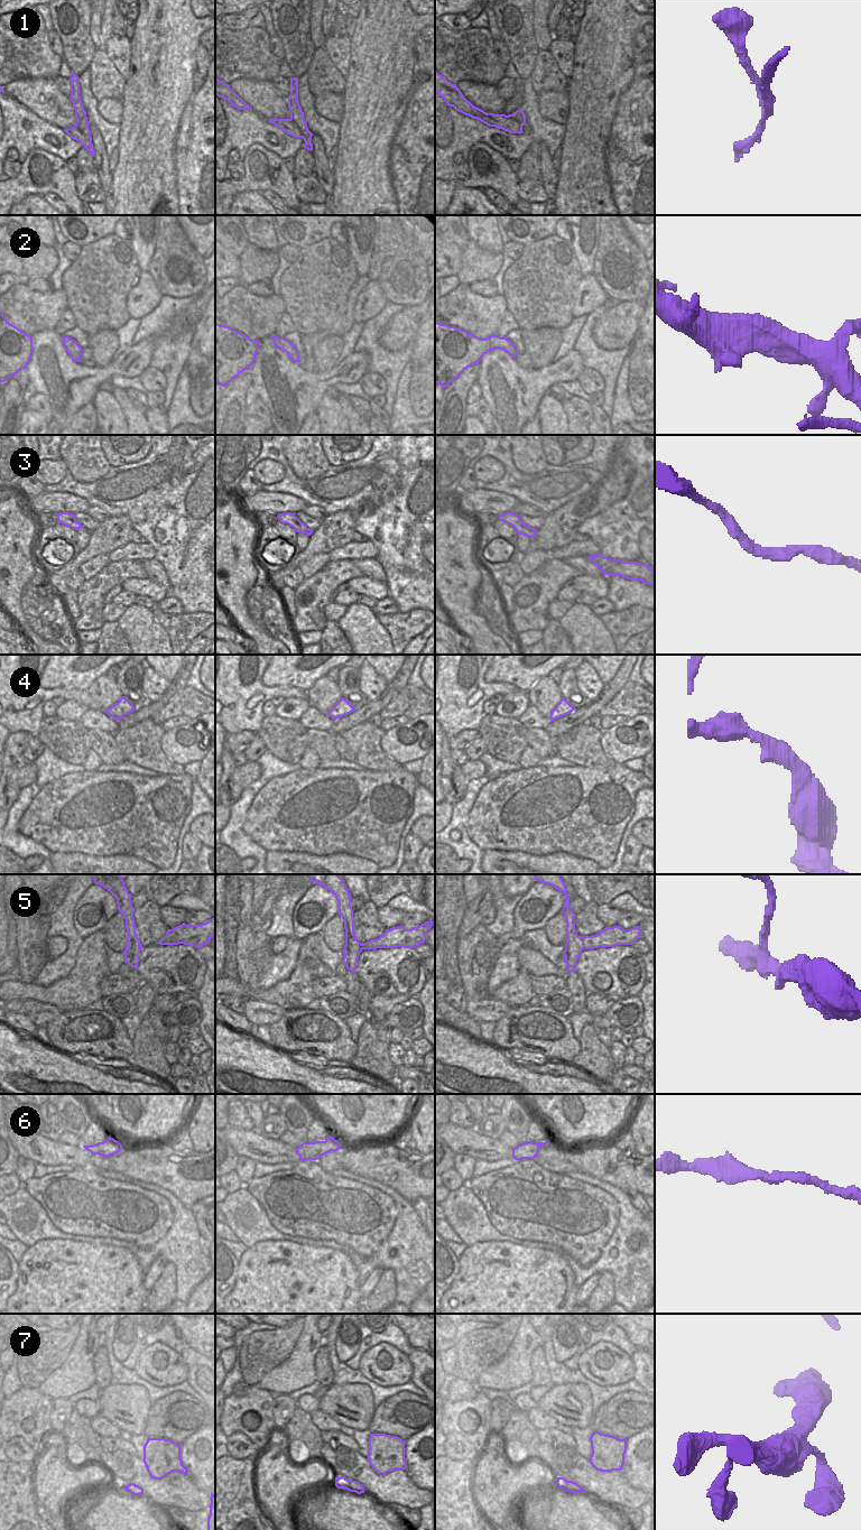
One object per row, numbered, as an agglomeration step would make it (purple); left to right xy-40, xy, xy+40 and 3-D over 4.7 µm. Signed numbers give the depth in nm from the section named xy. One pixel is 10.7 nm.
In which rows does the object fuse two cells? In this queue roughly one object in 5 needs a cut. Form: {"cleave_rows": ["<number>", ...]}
{"cleave_rows": ["1", "5"]}

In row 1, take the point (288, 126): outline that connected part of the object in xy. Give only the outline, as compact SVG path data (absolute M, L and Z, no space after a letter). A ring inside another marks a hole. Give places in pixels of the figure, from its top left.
M270 119L270 123L295 138L303 138L303 132L291 119Z

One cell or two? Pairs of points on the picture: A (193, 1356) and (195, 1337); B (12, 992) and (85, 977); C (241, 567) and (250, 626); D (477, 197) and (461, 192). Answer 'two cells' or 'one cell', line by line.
A: two cells
B: one cell
C: one cell
D: one cell

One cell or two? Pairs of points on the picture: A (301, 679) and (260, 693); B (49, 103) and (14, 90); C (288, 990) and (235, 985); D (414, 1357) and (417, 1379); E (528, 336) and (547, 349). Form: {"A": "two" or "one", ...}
{"A": "two", "B": "one", "C": "one", "D": "one", "E": "one"}

